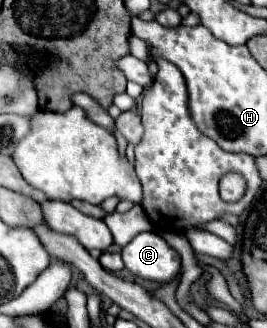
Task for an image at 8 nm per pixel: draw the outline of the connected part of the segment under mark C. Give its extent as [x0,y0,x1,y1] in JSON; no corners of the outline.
[123,232,181,284]

